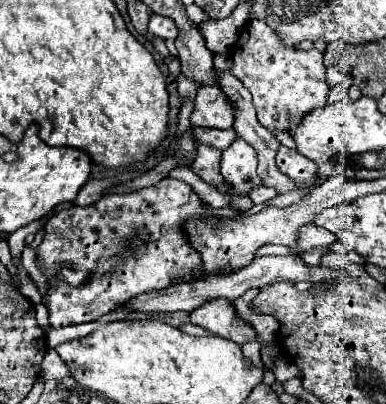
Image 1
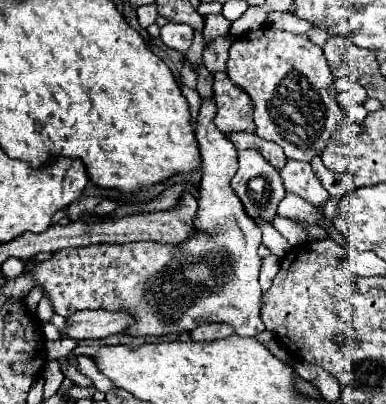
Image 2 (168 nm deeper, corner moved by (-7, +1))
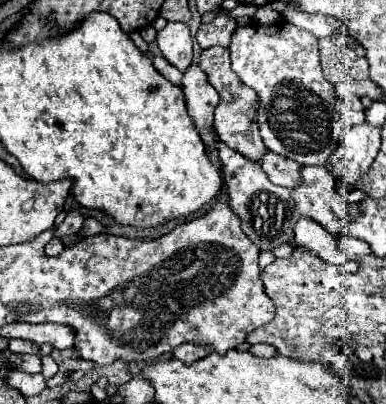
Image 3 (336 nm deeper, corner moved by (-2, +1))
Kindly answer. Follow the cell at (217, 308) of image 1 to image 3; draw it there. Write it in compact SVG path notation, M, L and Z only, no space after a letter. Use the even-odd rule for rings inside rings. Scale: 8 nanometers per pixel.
M181 343L179 347L173 349L173 357L183 359L183 363L193 363L197 359L203 359L209 355L213 349L211 345L197 345L197 343Z

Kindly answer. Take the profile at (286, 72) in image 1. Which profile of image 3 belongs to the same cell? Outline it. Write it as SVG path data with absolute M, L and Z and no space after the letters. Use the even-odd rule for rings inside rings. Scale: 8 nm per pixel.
M285 21L275 25L249 23L233 33L229 51L231 69L259 97L257 123L265 147L299 165L327 165L343 133L339 133L335 109L337 93L321 73L317 39Z

